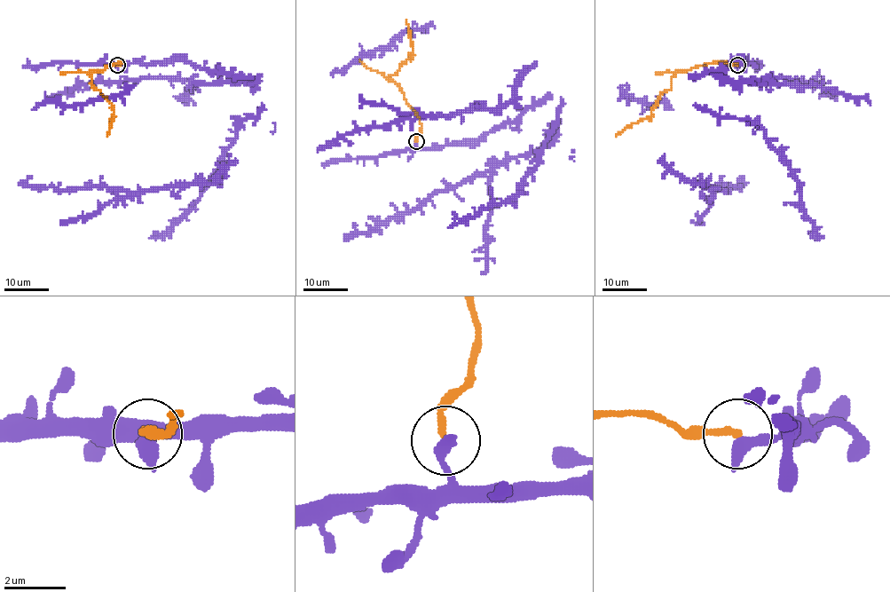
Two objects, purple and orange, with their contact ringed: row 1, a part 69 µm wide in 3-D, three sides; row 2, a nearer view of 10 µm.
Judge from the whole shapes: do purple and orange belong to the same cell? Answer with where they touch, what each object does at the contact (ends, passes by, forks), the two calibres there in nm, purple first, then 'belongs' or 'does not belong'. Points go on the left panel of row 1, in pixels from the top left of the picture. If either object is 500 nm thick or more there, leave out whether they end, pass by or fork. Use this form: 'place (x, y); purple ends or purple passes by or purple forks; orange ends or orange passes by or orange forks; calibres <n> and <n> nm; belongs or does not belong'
place (117, 65); purple ends; orange ends; calibres 480 and 240 nm; does not belong

